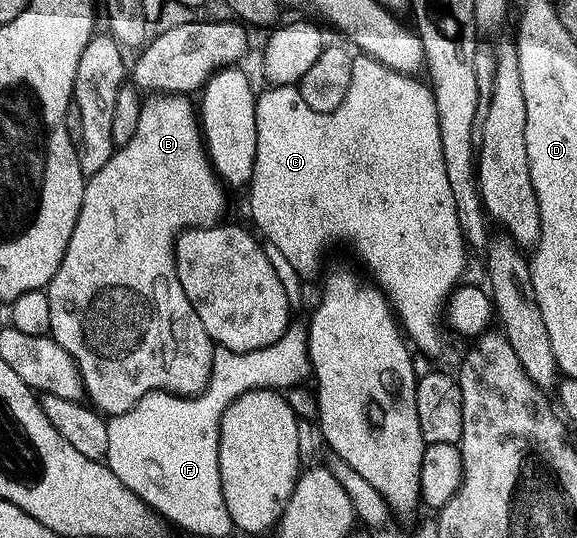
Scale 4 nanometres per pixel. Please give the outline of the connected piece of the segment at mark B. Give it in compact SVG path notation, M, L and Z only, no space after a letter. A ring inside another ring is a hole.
M155 94L143 100L141 118L137 118L137 130L133 133L133 138L118 145L109 162L105 162L105 166L101 166L97 174L86 177L81 210L77 214L77 226L73 226L73 234L69 238L69 246L65 250L65 258L61 258L57 274L53 274L51 283L45 289L49 298L51 319L49 335L70 354L78 366L86 399L108 417L125 414L146 392L174 392L176 396L195 396L205 390L211 377L216 345L205 326L201 326L201 318L197 318L189 298L185 298L185 290L181 290L181 282L175 269L175 240L186 228L208 228L211 224L220 223L224 219L223 211L227 208L228 193L223 181L211 167L211 159L207 157L196 105L187 100L190 99L183 94Z

